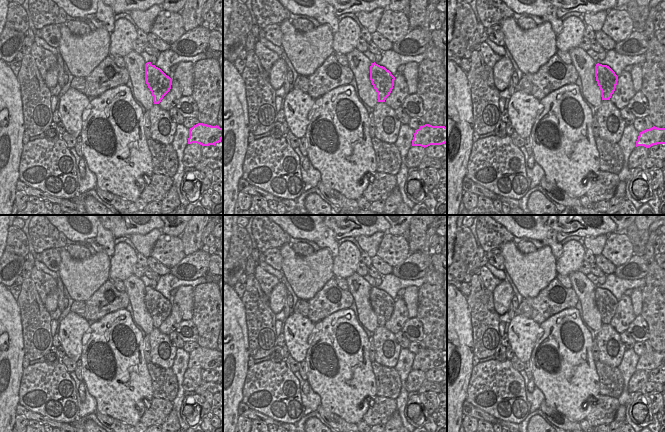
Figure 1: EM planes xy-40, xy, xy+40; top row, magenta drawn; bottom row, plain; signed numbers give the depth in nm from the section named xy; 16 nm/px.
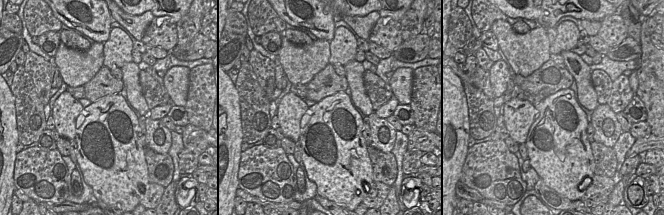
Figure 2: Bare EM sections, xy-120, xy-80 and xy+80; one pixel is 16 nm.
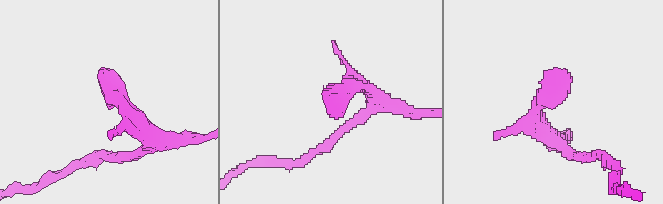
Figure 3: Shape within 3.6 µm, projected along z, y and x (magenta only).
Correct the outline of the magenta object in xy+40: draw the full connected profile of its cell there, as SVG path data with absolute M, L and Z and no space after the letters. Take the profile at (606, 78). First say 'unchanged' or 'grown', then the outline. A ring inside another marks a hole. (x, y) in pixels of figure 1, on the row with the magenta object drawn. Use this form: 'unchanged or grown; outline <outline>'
unchanged; outline M597 63L595 66L595 77L601 90L602 100L610 100L615 91L618 76L609 66Z

